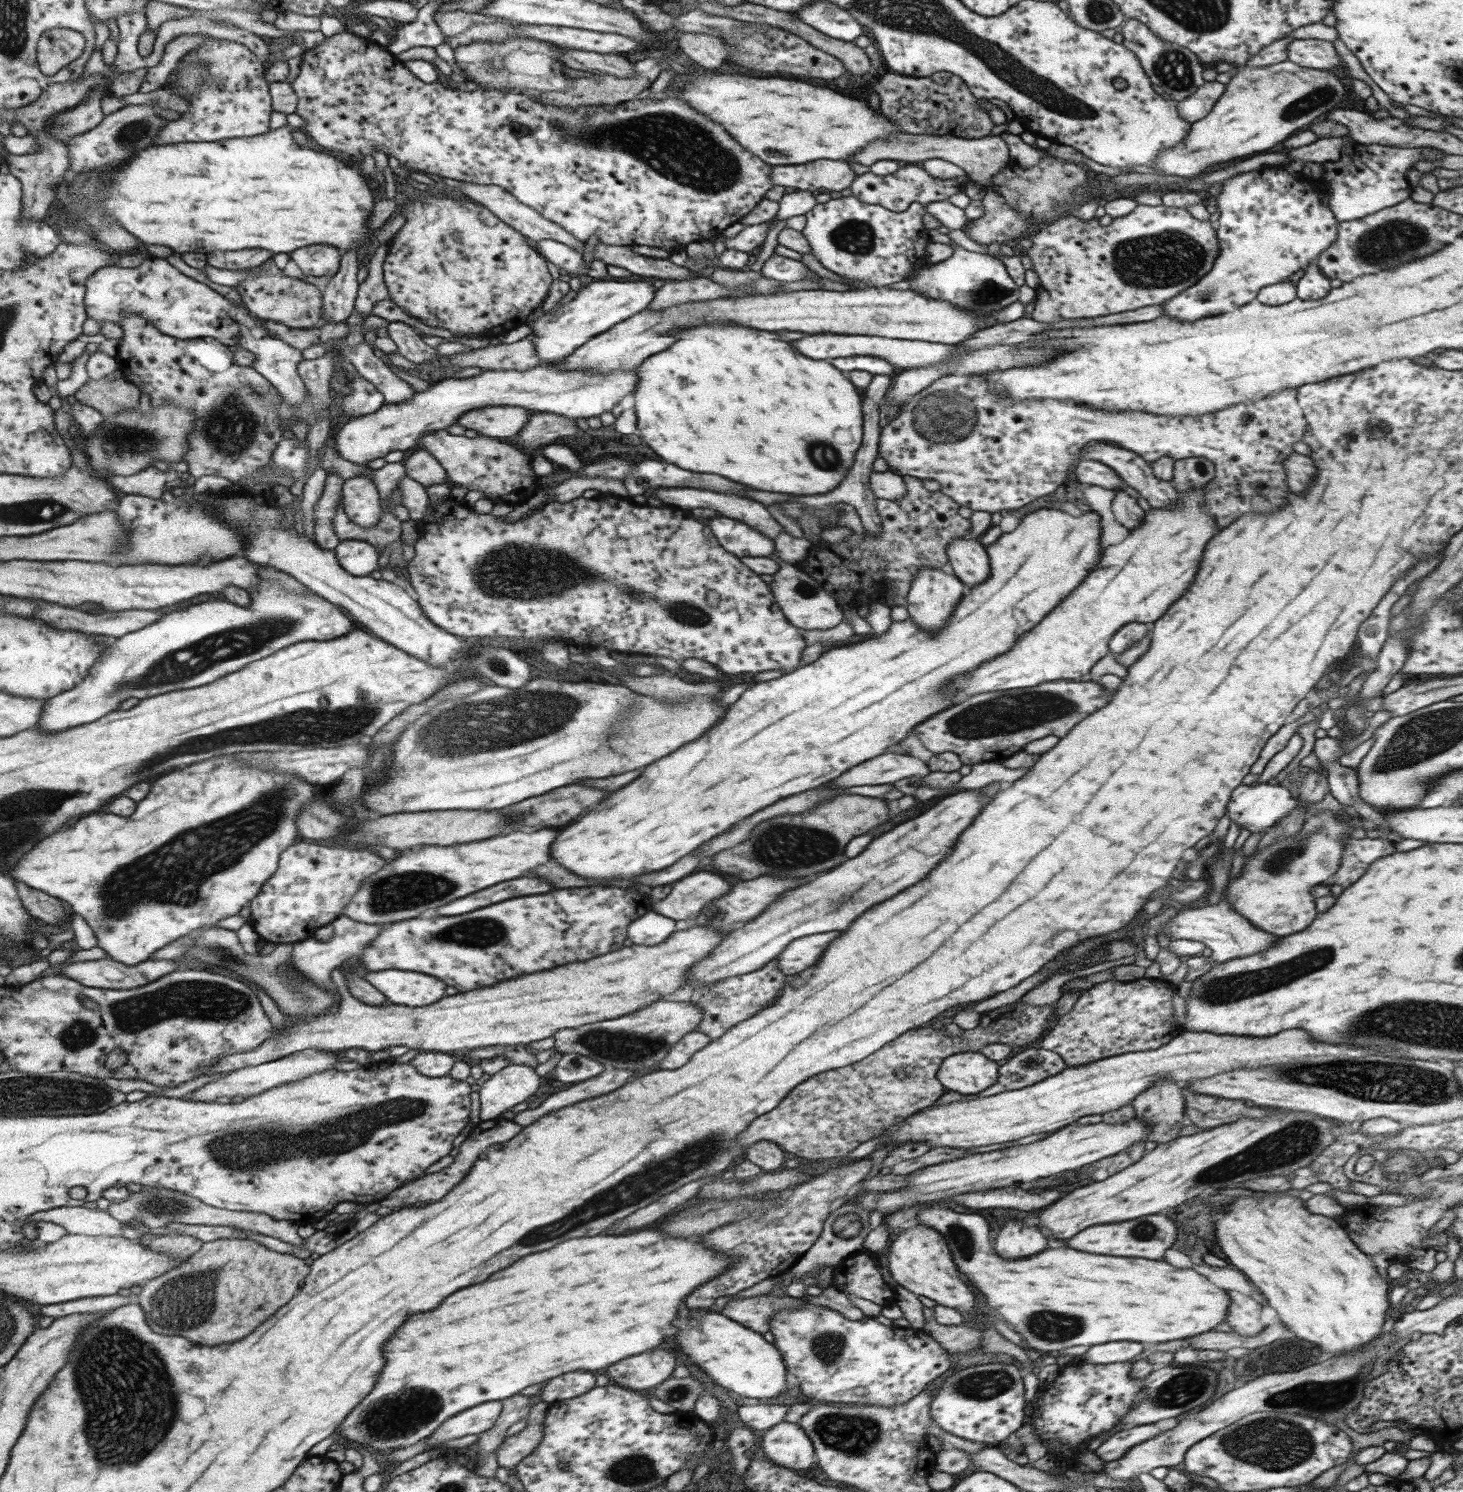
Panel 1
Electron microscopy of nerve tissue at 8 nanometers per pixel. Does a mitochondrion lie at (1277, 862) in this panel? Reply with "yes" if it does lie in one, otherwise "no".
yes

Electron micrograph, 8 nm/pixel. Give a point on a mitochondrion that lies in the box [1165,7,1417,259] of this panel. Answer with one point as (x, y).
(1321, 96)

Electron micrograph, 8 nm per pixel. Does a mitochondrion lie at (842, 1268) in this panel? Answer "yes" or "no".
no

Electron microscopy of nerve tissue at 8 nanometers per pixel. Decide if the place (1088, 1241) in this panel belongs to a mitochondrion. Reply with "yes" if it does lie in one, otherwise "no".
no

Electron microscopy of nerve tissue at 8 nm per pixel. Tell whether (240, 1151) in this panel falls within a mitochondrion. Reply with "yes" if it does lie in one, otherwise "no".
yes

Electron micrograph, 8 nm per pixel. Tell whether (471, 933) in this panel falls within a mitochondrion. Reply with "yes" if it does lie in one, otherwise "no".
yes

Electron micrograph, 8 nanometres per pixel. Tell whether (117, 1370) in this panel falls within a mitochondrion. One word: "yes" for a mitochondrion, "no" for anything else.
yes

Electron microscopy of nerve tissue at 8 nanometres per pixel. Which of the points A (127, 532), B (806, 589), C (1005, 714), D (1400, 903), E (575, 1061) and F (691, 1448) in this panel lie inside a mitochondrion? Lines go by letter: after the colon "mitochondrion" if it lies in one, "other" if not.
A: other
B: mitochondrion
C: mitochondrion
D: other
E: mitochondrion
F: other

